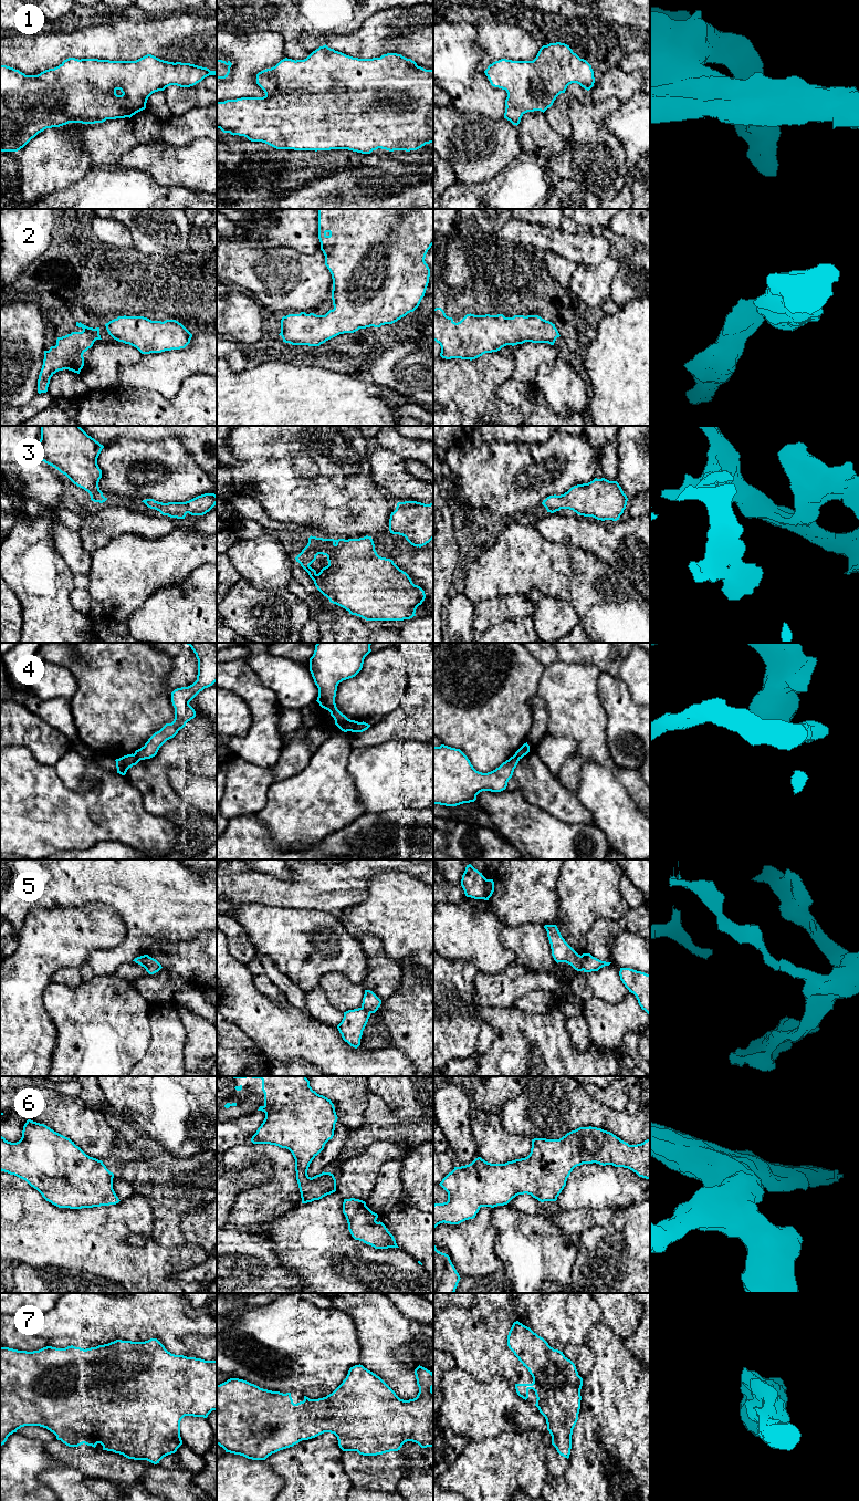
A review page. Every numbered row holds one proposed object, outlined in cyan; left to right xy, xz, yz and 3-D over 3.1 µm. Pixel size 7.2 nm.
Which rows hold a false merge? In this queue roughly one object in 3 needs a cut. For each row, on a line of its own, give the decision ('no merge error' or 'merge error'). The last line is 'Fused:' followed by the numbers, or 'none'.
1: no merge error
2: no merge error
3: no merge error
4: merge error
5: merge error
6: no merge error
7: no merge error
Fused: 4, 5

